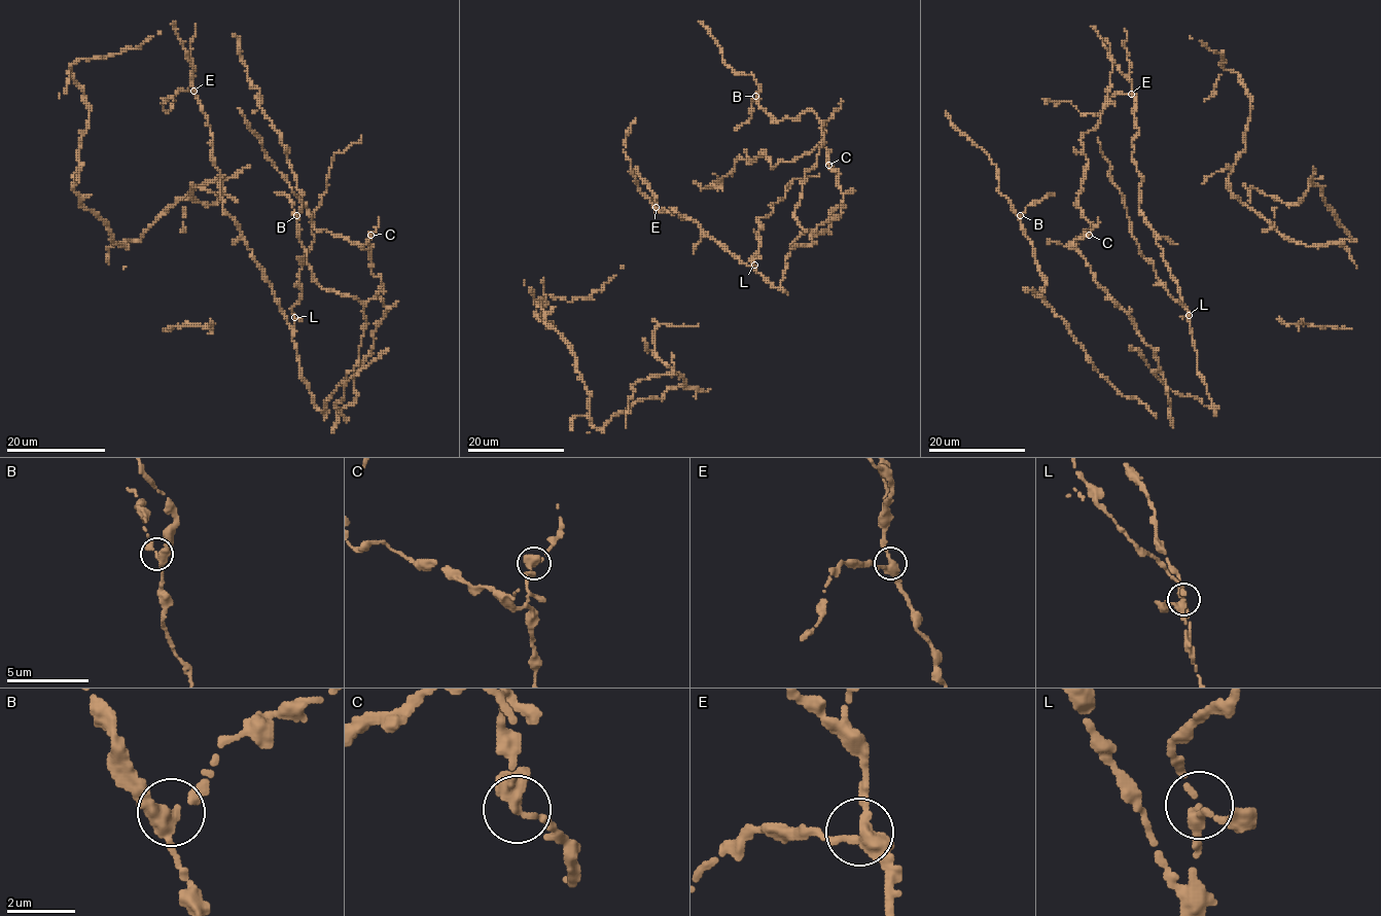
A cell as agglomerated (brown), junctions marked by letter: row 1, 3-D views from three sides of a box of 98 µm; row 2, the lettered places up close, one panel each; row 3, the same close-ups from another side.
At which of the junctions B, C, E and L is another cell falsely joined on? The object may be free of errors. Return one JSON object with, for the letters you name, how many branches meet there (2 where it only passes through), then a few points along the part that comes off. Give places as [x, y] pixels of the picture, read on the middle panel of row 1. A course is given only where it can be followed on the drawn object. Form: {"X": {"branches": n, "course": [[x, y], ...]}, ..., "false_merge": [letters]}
{"L": {"branches": 3, "course": [[754, 263], [751, 259], [760, 245], [758, 220], [773, 212], [770, 206], [784, 197], [794, 178], [818, 174]]}, "false_merge": ["L"]}

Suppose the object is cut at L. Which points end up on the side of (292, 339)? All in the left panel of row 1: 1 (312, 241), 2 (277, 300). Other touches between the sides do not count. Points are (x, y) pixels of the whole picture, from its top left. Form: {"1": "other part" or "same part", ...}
{"1": "other part", "2": "same part"}

